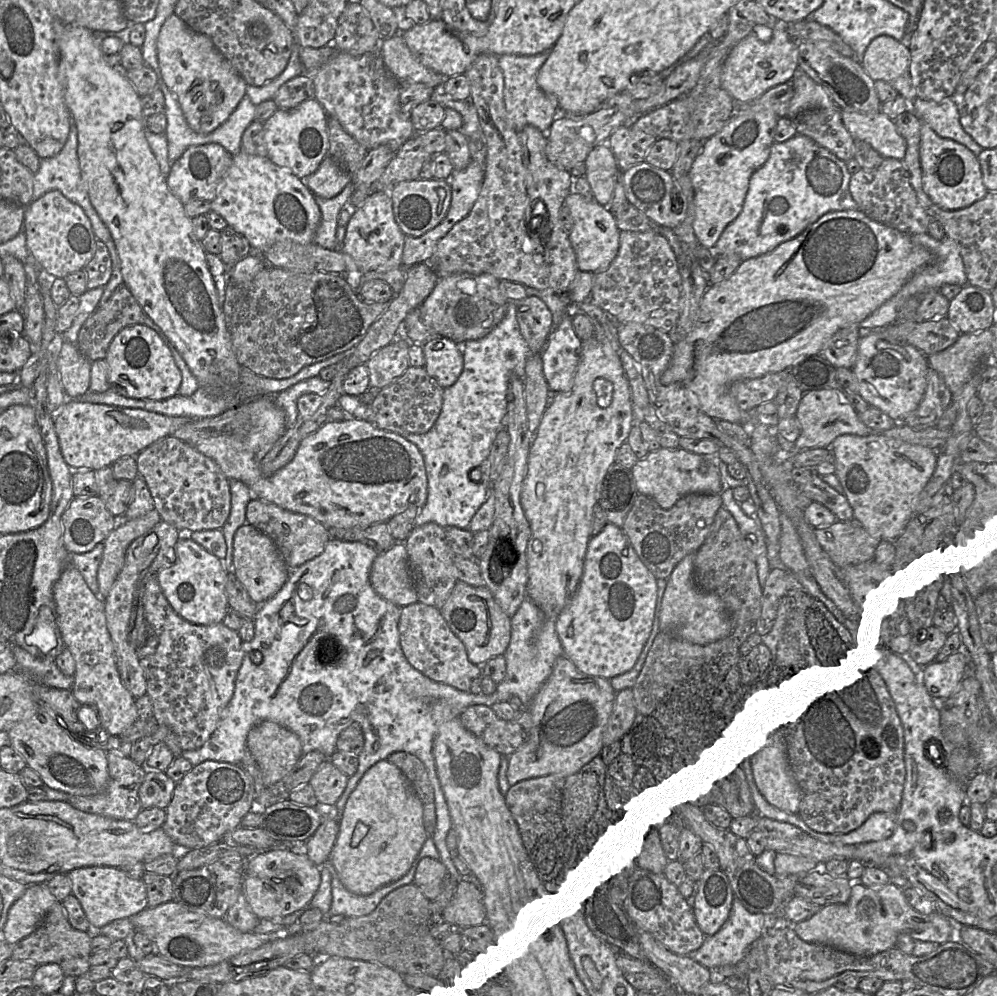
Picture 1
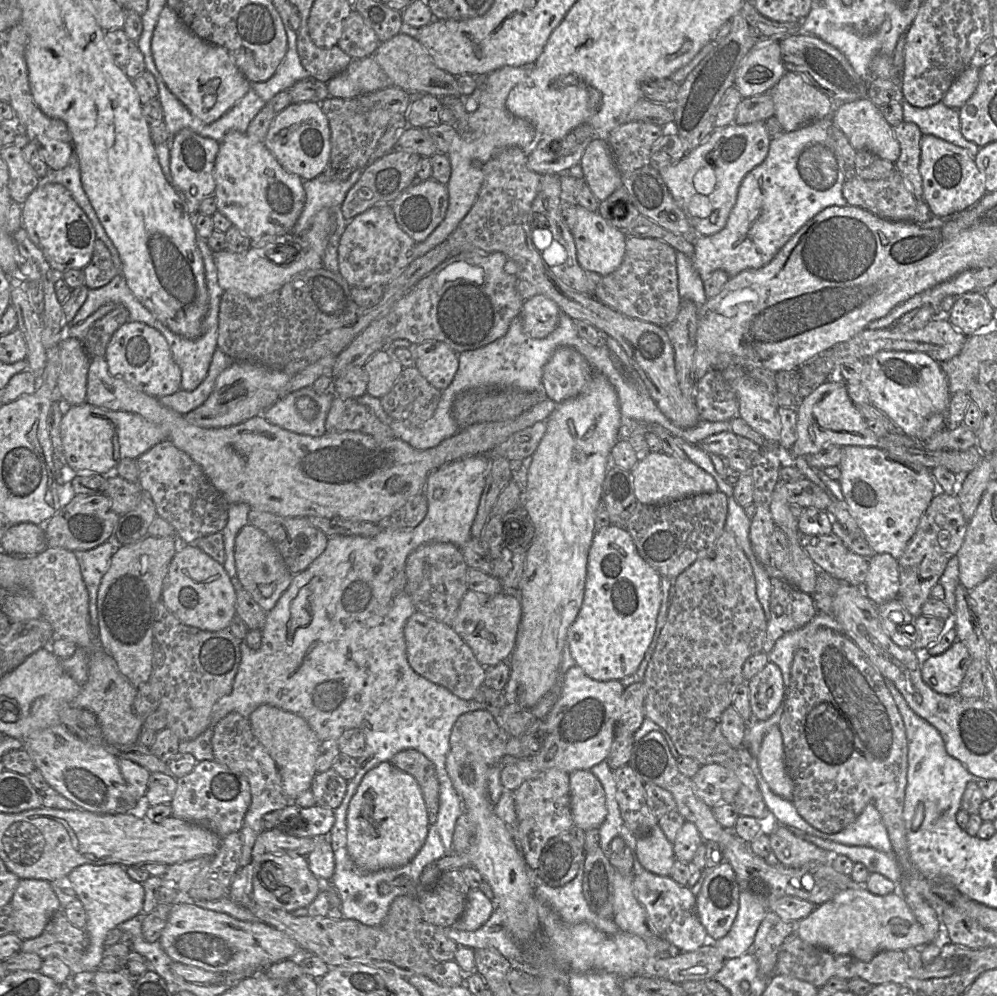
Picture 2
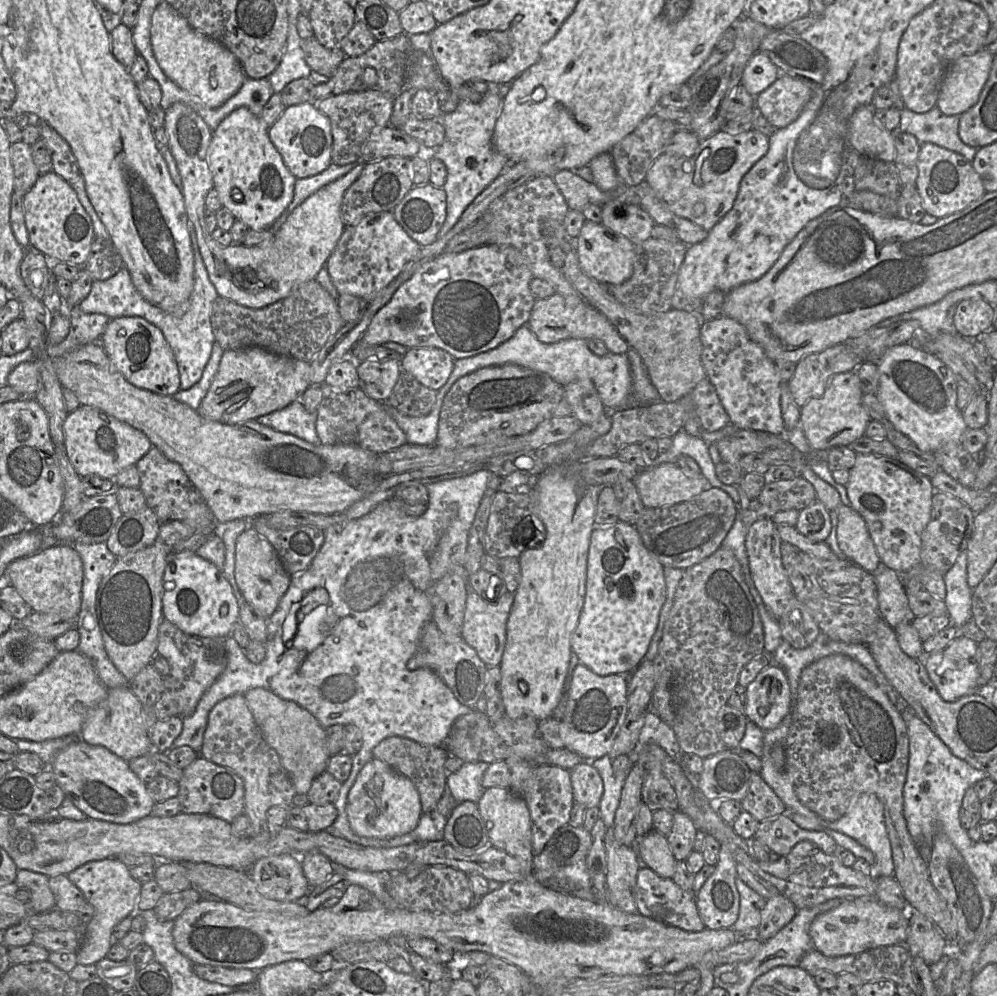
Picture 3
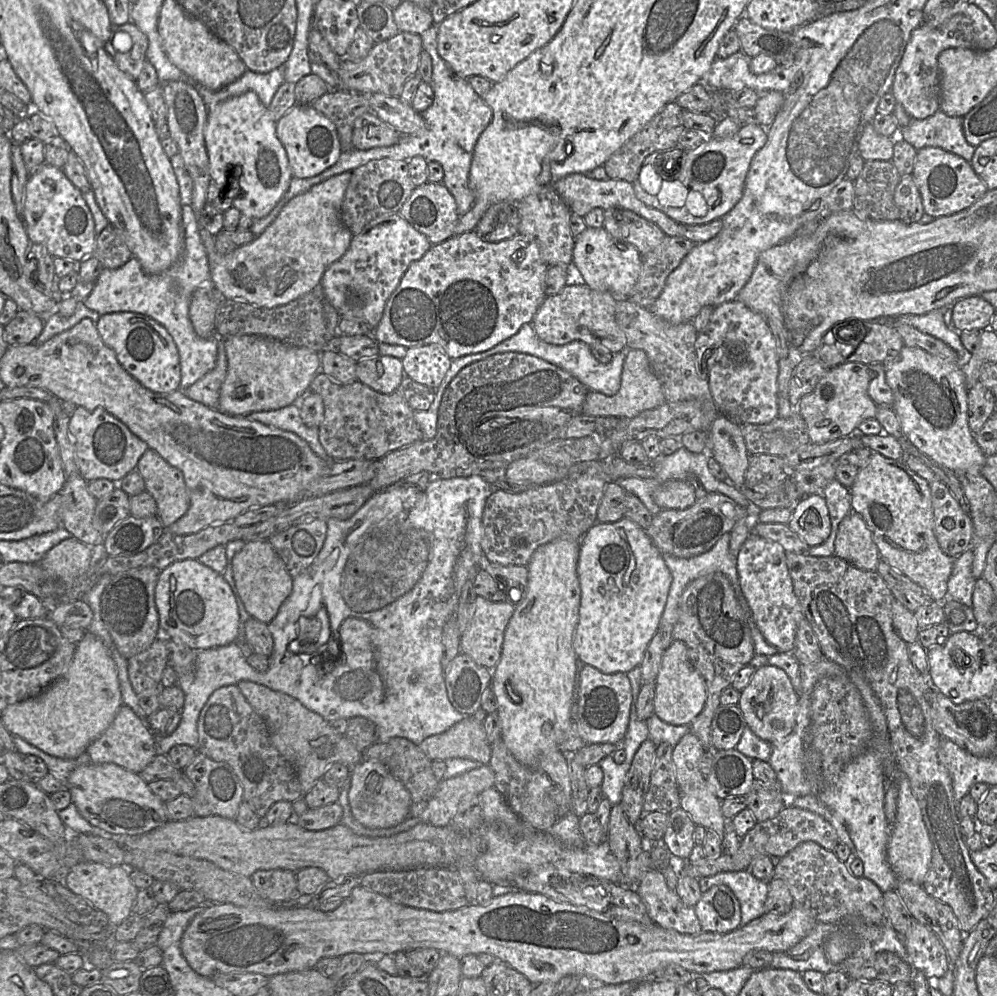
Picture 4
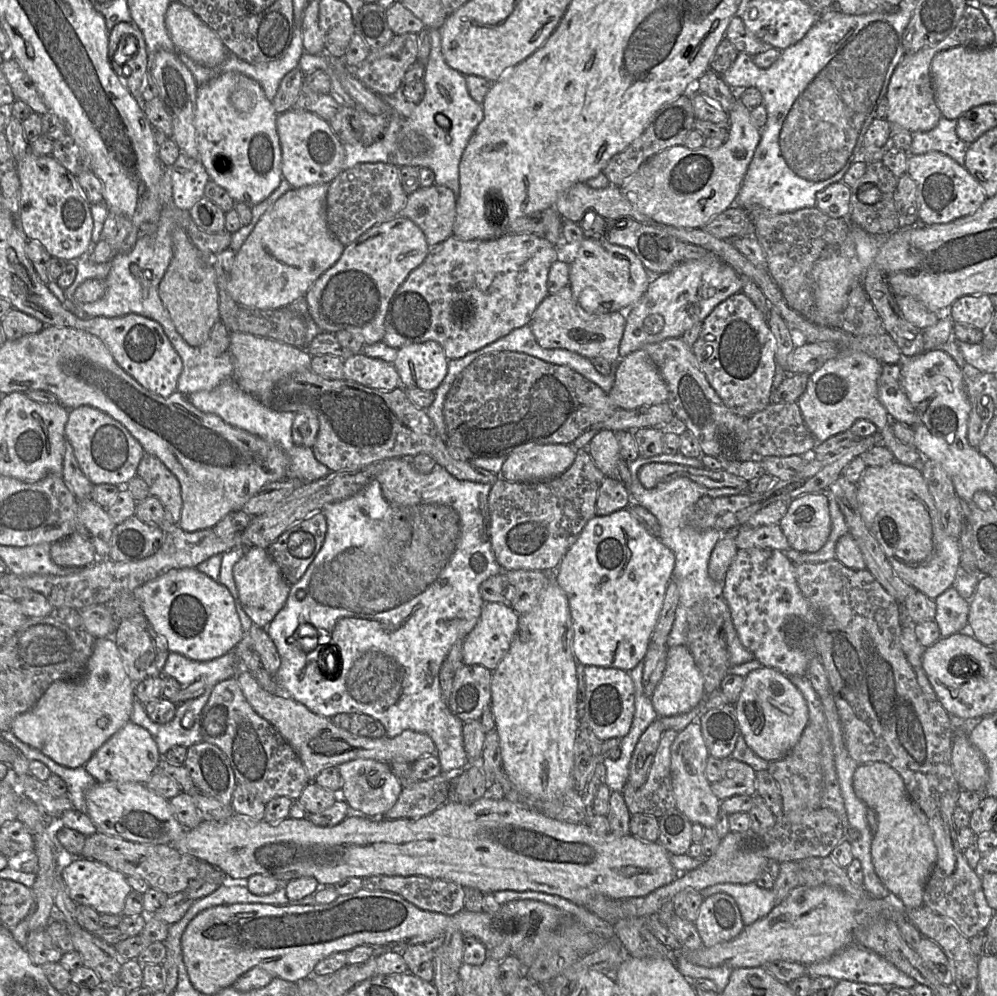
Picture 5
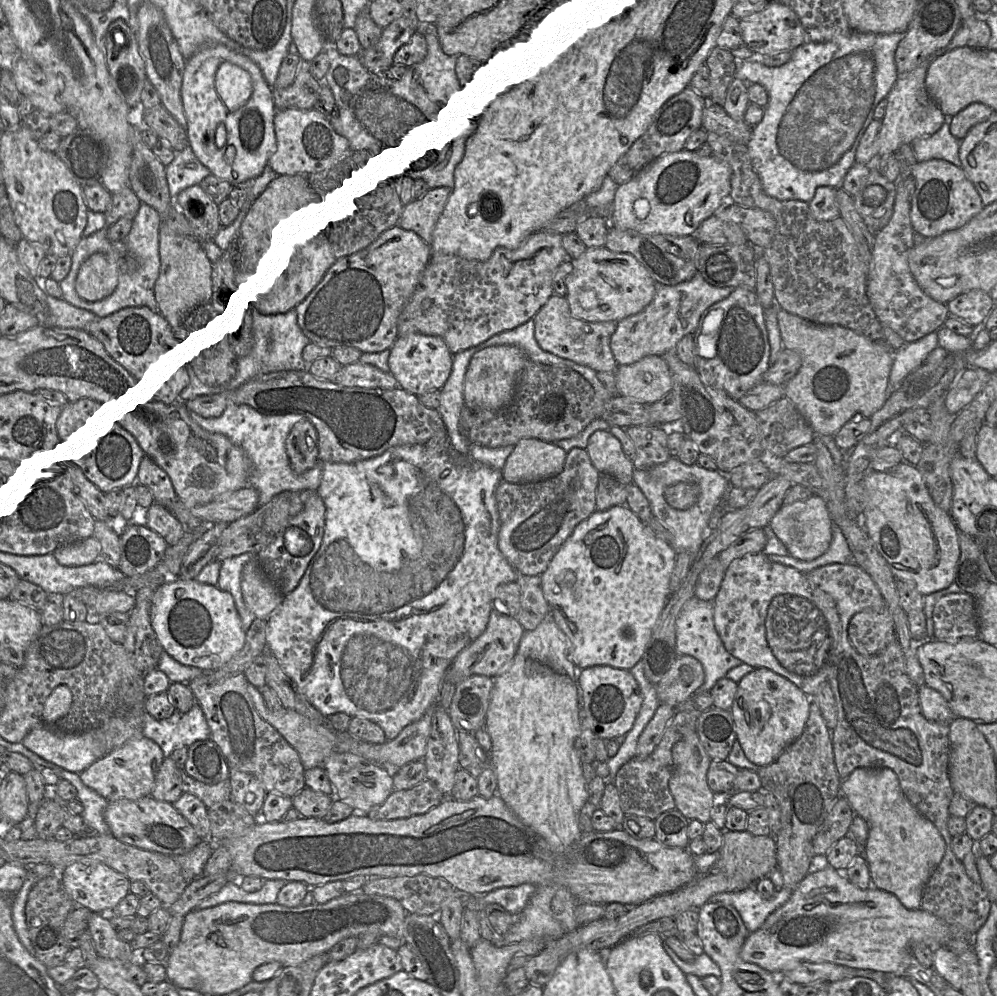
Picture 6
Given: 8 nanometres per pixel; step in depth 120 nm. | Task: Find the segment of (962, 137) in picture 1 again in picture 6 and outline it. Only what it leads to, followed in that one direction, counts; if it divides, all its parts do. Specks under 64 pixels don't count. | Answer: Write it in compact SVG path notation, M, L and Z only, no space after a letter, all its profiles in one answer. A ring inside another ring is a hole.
M947 119L935 134L915 140L912 147L917 162L941 159L960 168L962 166L959 157L961 141L951 134Z

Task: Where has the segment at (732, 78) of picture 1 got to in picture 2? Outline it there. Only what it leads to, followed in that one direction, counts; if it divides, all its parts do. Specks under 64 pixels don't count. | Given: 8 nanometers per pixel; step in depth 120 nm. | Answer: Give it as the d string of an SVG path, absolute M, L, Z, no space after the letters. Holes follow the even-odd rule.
M779 41L754 46L741 60L734 86L743 98L769 91L787 72L781 60Z

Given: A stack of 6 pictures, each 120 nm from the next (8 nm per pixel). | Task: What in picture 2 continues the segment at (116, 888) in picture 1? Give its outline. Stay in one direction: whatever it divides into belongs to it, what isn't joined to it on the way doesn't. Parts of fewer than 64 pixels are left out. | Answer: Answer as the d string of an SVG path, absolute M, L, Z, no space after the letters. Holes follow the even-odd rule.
M83 864L74 868L67 877L72 883L77 899L86 911L85 931L88 936L88 946L80 960L80 969L96 971L102 962L106 948L104 940L108 932L142 912L144 887L141 883L131 879L126 868L120 864Z

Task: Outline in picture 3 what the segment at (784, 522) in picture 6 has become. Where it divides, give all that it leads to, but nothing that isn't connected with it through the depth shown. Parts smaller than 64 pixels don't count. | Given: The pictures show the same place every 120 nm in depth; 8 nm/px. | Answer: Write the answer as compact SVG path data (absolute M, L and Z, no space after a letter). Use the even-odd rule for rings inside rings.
M817 499L799 512L795 528L812 541L826 542L831 532L829 511Z

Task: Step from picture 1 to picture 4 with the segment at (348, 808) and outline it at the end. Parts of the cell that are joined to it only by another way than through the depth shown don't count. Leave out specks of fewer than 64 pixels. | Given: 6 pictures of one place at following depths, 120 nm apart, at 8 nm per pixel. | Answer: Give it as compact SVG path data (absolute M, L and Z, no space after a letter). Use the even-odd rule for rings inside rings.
M363 758L350 770L348 799L353 817L368 828L391 828L409 817L413 803L410 792L387 767L377 760Z

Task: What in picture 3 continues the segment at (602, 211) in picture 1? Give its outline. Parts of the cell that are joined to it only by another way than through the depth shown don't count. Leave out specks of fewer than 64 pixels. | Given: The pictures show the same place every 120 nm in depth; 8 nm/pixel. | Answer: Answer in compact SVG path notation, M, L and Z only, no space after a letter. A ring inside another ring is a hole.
M586 220L577 237L577 254L582 270L604 285L618 285L628 280L634 269L635 245L602 223Z

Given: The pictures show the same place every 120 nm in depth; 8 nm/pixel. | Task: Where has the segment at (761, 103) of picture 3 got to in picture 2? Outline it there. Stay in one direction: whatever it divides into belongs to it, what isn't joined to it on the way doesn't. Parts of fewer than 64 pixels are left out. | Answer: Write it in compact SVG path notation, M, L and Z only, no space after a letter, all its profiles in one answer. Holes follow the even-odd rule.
M787 71L769 93L774 103L774 116L785 132L833 113L834 101L796 72Z

